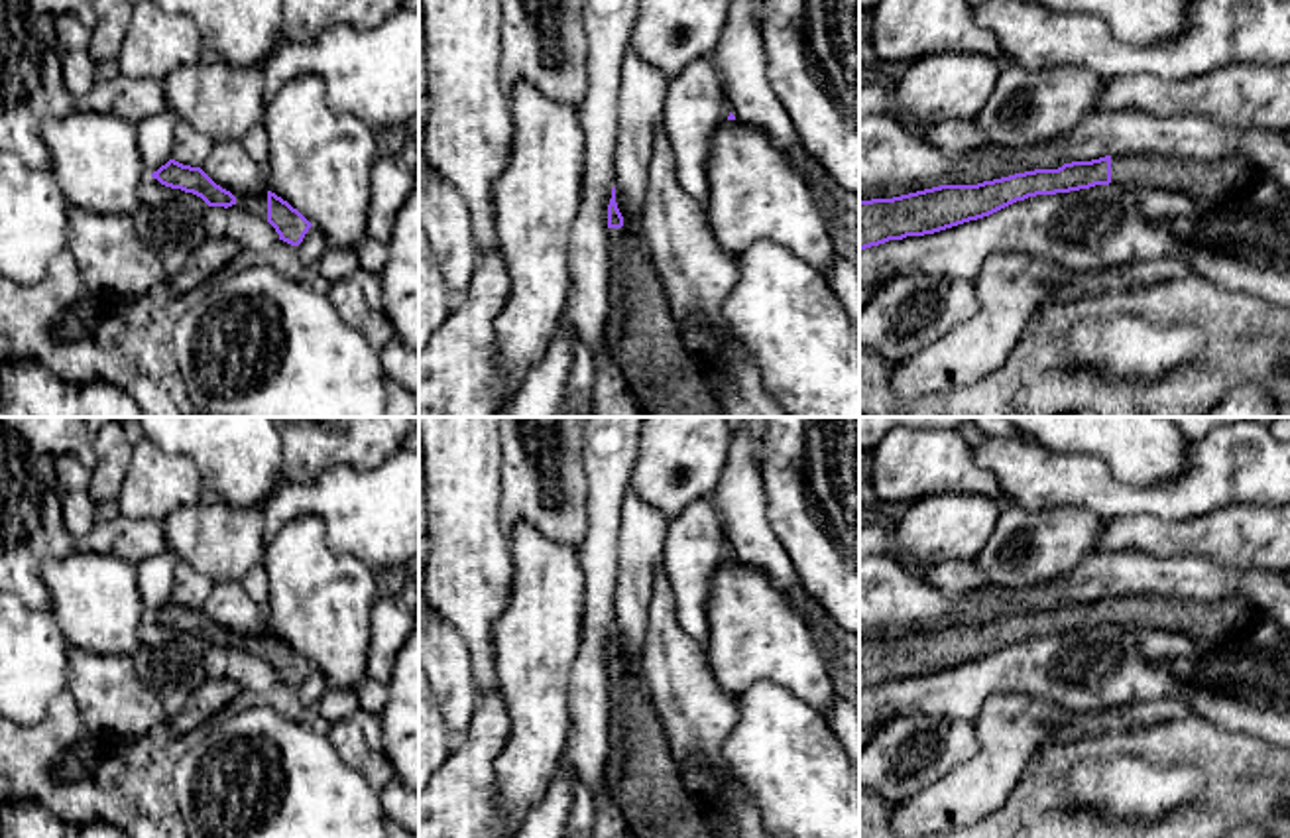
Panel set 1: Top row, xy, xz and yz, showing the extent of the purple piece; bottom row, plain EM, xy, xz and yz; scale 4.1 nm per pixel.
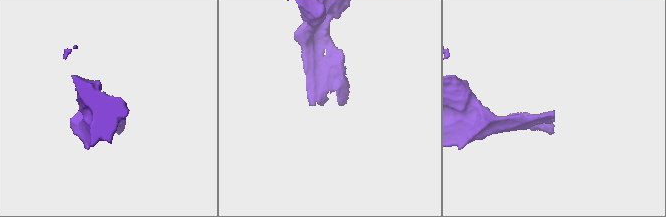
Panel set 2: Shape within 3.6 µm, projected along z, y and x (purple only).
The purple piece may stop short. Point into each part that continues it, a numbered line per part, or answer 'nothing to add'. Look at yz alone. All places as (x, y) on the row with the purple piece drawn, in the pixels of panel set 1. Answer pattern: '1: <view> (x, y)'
1: yz (1220, 185)

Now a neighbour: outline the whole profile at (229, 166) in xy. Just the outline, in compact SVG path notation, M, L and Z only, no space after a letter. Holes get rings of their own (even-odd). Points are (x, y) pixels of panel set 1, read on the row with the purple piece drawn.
M240 140L216 142L201 167L216 185L230 191L236 203L269 191L267 167L258 165L244 150Z

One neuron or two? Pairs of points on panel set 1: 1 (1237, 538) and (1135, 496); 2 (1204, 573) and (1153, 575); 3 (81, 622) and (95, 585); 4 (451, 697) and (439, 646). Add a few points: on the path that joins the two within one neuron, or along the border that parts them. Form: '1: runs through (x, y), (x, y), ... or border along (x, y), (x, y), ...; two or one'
1: border along (1235, 502), (1180, 520), (1147, 516); two
2: runs through (1192, 577), (1165, 577); one
3: runs through (91, 612), (95, 608), (95, 595); one
4: runs through (451, 685), (443, 658); one

